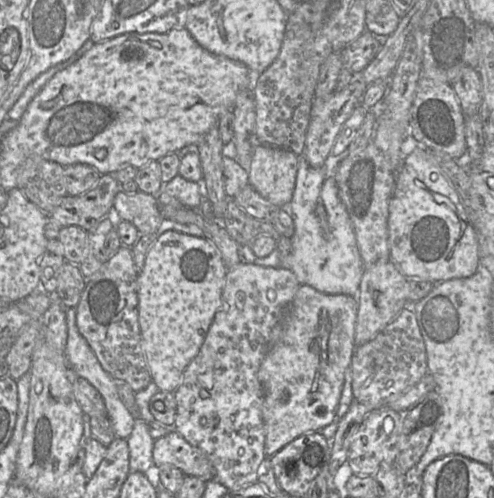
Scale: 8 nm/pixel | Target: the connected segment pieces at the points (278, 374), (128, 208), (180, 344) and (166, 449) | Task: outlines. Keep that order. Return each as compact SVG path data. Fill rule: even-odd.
M300 285L277 326L277 338L263 358L258 379L264 391L262 416L265 424L265 456L271 458L291 441L309 432L320 432L337 419L346 370L356 349L355 328L358 300L345 294L325 294Z
M140 190L133 194L119 191L114 199L113 217L132 223L140 235L156 233L163 220L157 196Z
M174 230L159 235L147 252L137 280L138 322L152 382L160 391L174 392L182 382L186 367L198 354L215 314L222 305L227 270L220 251L211 241Z
M175 429L154 441L152 457L156 470L176 467L185 476L194 476L204 482L215 479L214 467L205 453L191 446Z

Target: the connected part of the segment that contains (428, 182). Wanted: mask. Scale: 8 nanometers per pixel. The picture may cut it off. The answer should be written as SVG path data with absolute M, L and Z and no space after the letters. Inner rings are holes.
M417 146L403 159L389 202L388 232L390 259L408 279L426 280L436 285L450 279L470 277L478 270L476 230L467 218L457 191L425 147Z

